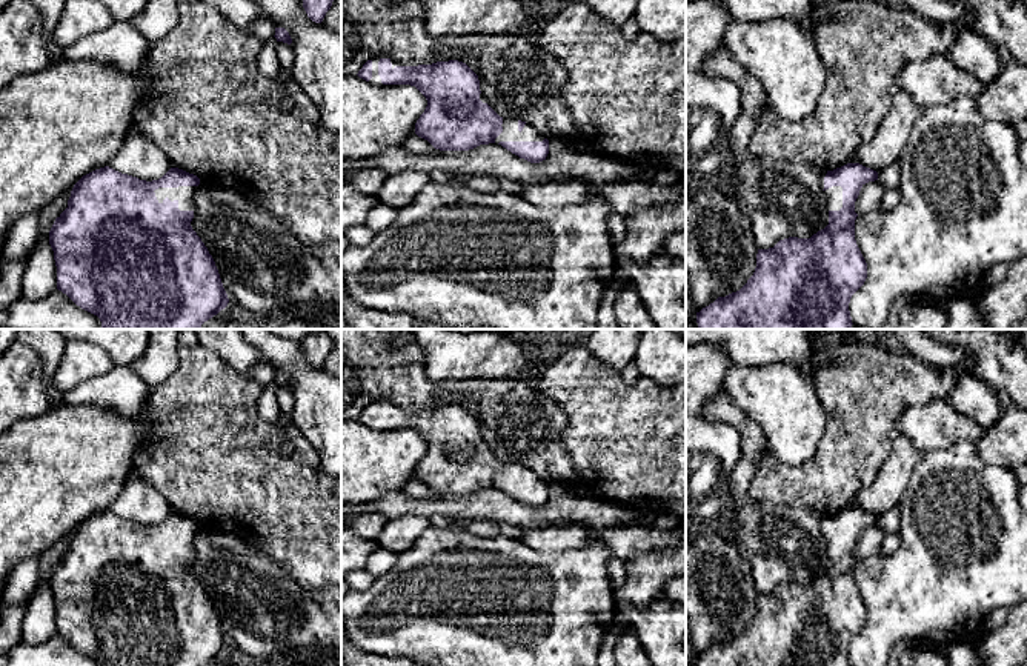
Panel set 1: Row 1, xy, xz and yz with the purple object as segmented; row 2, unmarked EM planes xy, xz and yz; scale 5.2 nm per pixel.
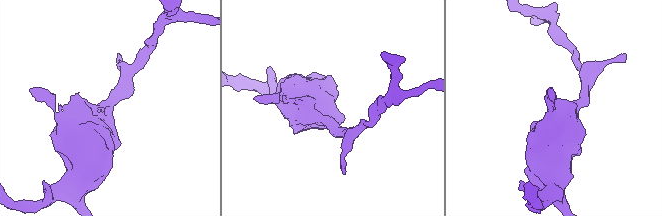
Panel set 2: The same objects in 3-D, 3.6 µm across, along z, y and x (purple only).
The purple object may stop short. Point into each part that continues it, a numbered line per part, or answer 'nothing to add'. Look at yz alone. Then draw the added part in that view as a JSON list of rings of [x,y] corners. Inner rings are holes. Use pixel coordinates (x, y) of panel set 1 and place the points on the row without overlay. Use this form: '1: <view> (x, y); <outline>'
1: yz (834, 539); [[[832,531],[824,535],[827,541],[827,554],[829,555],[839,555],[843,552],[843,532]]]

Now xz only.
1: xz (375, 423); [[[375,400],[375,401],[372,403],[372,423],[371,423],[369,426],[371,426],[372,429],[378,429],[378,431],[383,429],[383,428],[381,428],[381,423],[380,423],[380,420],[378,420],[378,406],[380,406],[381,403],[389,403],[391,408],[392,408],[392,414],[394,414],[395,411],[406,411],[406,409],[403,409],[403,408],[391,403],[389,400]]]

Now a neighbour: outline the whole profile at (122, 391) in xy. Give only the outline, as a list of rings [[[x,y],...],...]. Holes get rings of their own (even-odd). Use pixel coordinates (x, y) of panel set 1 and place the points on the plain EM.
[[[115,366],[63,394],[65,405],[92,405],[123,417],[141,414],[149,397],[146,385],[129,366]]]

